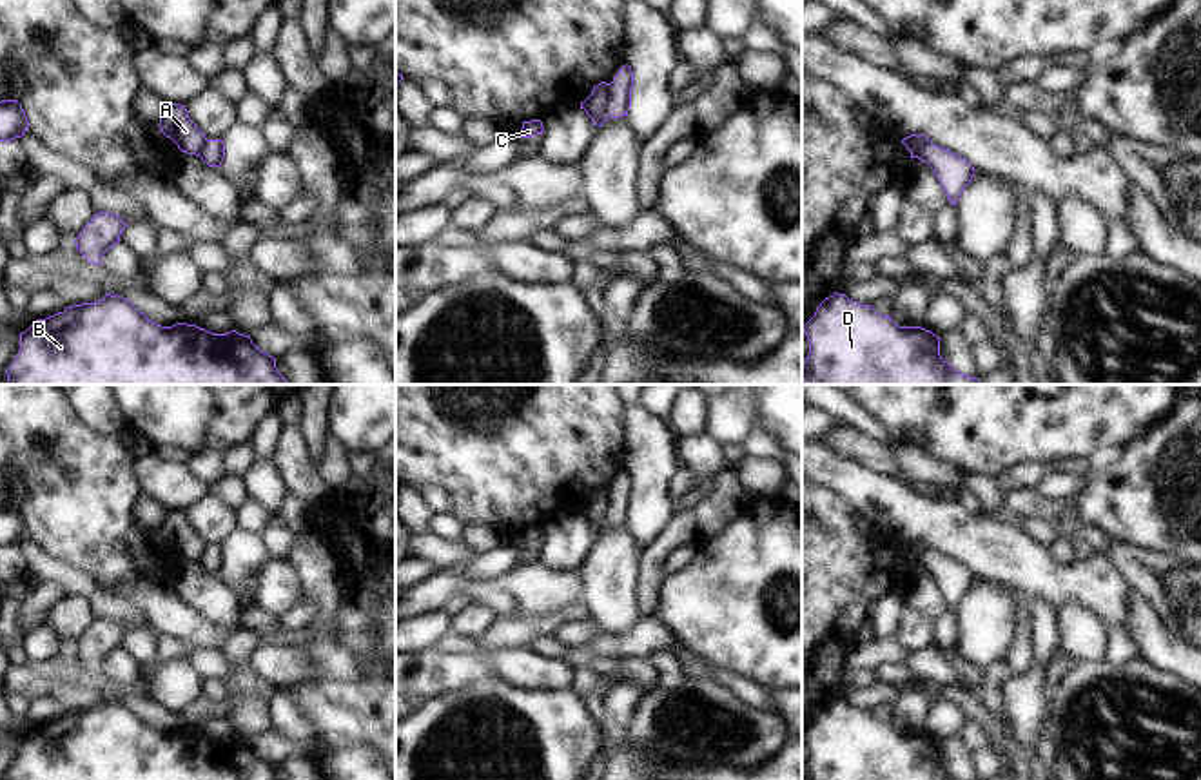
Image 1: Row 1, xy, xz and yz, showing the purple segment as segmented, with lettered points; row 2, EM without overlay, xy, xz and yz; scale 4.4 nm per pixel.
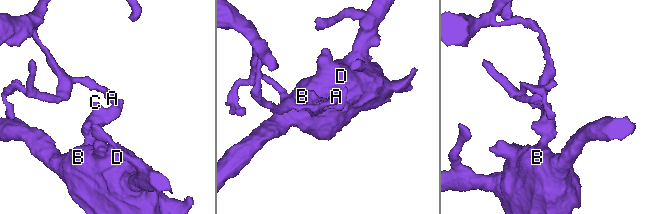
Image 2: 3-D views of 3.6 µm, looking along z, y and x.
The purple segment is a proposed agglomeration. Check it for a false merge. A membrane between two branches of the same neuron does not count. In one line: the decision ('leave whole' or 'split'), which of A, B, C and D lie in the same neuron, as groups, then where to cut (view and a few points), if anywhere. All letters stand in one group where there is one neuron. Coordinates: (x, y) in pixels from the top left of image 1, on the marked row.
split; groups A / B C D; cut xz (610, 84), (610, 100), (597, 126)

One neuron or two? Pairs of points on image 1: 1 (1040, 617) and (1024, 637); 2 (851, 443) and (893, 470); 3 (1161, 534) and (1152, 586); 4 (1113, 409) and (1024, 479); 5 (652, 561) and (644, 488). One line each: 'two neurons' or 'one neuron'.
1: two neurons
2: one neuron
3: two neurons
4: two neurons
5: two neurons

